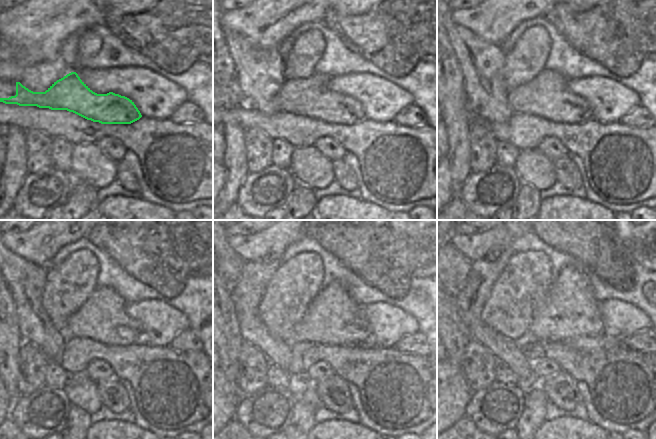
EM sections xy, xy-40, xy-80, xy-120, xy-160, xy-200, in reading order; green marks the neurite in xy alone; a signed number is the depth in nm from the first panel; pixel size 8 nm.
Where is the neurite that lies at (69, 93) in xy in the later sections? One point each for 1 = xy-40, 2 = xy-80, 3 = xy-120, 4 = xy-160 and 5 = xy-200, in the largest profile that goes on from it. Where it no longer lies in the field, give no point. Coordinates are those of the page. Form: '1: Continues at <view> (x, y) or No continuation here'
1: Continues at xy-40 (310, 97)
2: Continues at xy-80 (547, 95)
3: Continues at xy-120 (102, 318)
4: Continues at xy-160 (333, 318)
5: Continues at xy-200 (570, 310)

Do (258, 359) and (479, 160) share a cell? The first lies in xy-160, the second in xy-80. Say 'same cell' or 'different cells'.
same cell

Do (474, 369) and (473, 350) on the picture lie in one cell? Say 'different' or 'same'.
same

